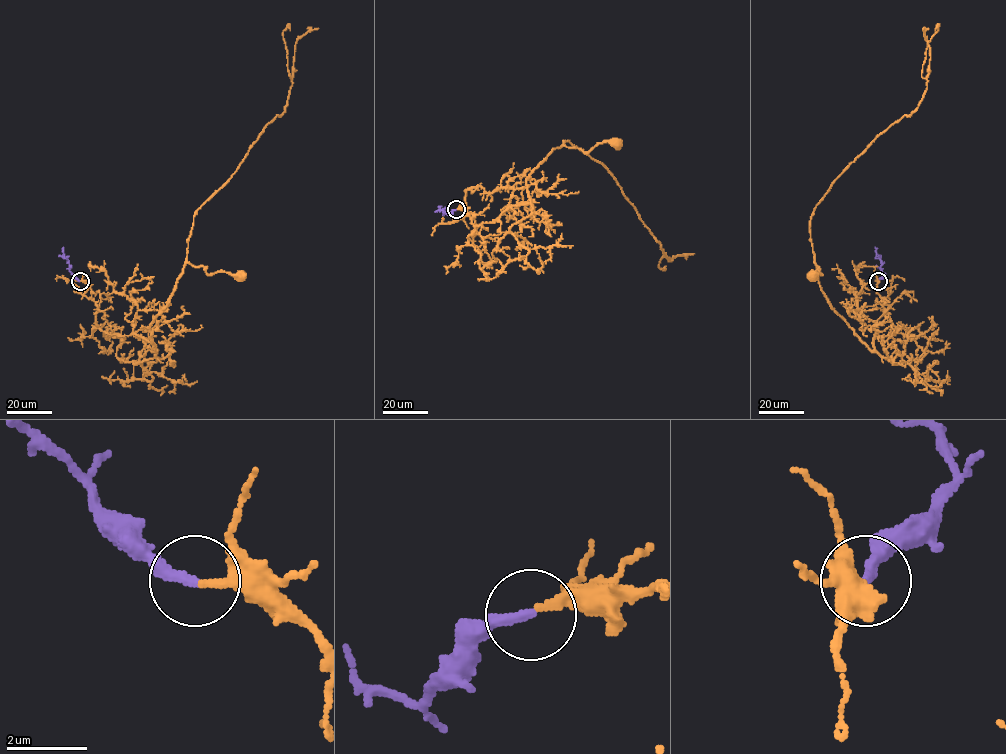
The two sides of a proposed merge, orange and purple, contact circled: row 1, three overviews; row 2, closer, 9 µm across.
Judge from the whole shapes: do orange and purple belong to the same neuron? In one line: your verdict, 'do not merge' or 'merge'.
merge

